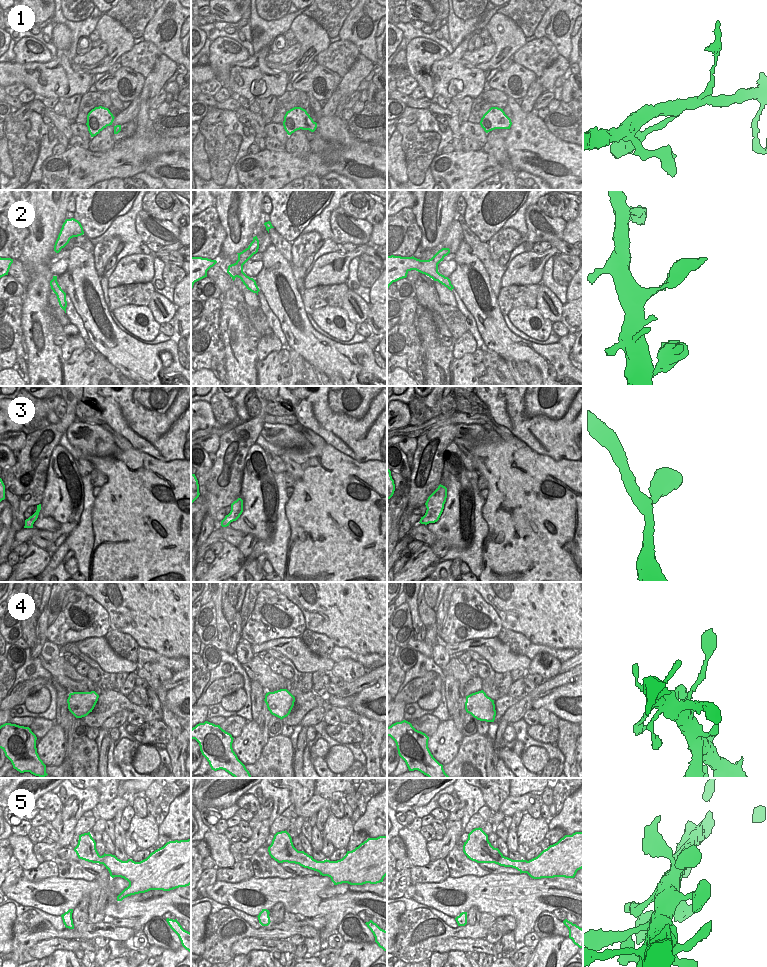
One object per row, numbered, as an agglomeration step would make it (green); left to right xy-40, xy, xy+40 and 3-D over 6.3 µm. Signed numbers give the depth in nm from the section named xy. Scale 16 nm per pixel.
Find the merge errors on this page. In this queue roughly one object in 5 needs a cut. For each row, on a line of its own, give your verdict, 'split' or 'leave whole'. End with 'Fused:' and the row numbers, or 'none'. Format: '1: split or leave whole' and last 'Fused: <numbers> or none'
1: leave whole
2: leave whole
3: leave whole
4: leave whole
5: leave whole
Fused: none

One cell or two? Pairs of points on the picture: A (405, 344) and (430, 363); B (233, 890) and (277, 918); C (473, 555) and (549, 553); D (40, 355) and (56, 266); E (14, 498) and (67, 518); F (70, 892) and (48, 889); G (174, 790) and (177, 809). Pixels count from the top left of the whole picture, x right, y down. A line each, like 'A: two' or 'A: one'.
A: two
B: two
C: two
D: two
E: two
F: one
G: two

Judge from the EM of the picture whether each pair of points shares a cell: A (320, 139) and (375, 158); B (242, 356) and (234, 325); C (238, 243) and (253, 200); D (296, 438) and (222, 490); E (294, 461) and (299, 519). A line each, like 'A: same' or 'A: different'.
A: same
B: same
C: same
D: different
E: same

